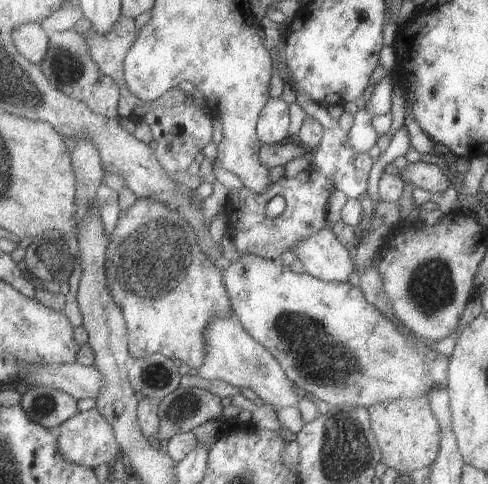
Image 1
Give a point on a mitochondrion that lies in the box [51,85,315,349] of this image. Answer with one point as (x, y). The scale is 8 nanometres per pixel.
(154, 261)

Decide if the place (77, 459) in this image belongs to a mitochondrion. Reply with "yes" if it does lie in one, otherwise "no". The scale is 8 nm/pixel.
no

